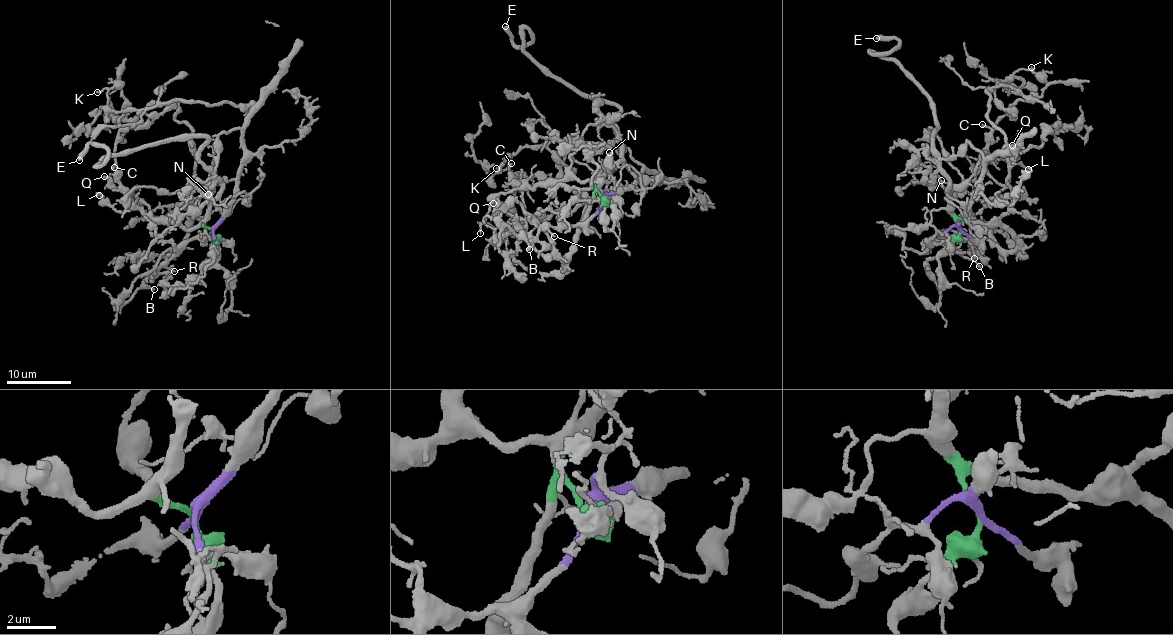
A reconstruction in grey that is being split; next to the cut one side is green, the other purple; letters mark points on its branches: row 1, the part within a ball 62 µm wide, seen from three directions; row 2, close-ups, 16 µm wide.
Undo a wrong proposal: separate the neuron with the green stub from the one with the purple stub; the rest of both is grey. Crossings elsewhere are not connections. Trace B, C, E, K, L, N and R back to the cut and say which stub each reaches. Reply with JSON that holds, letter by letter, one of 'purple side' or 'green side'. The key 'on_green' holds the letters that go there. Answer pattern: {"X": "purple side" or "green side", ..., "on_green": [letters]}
{"B": "purple side", "C": "green side", "E": "green side", "K": "purple side", "L": "green side", "N": "green side", "R": "purple side", "on_green": ["C", "E", "L", "N"]}

